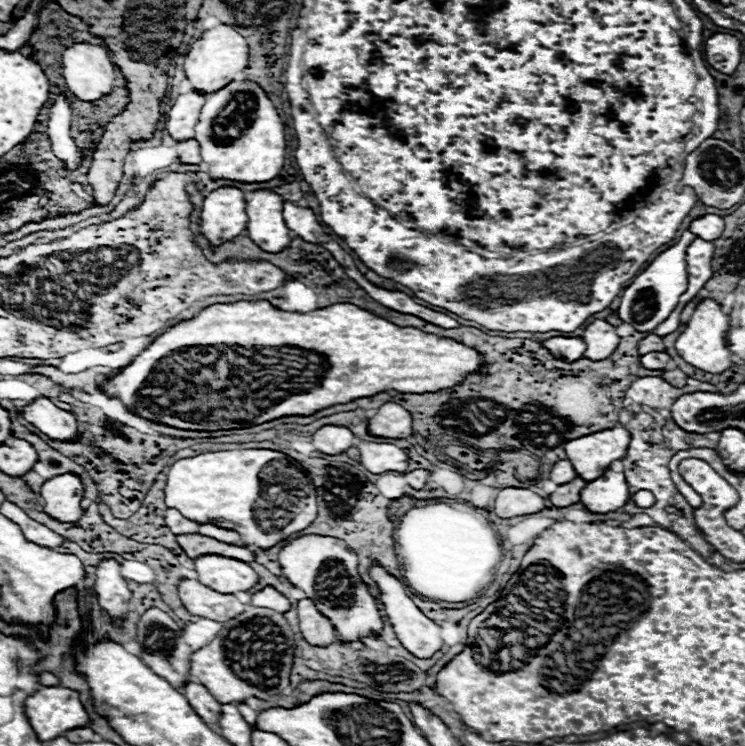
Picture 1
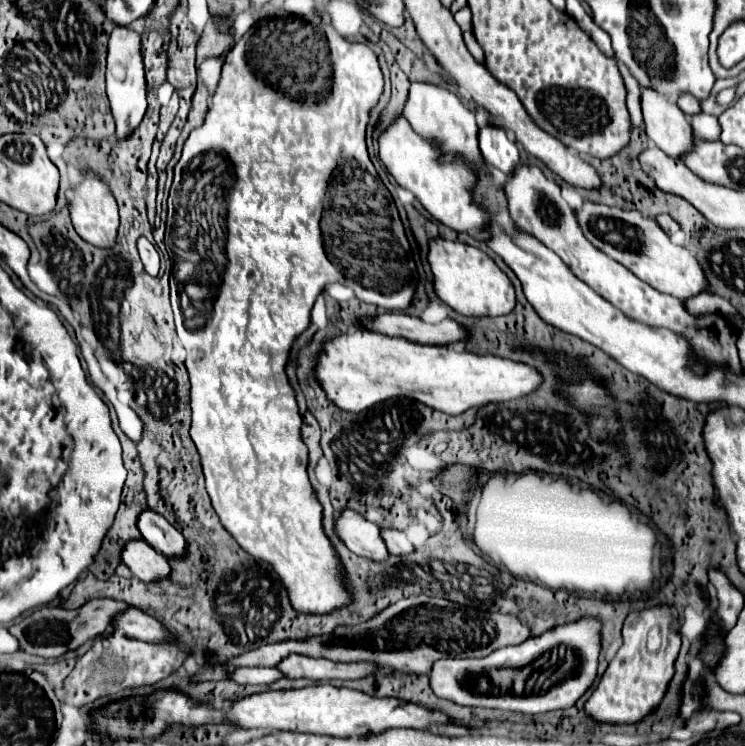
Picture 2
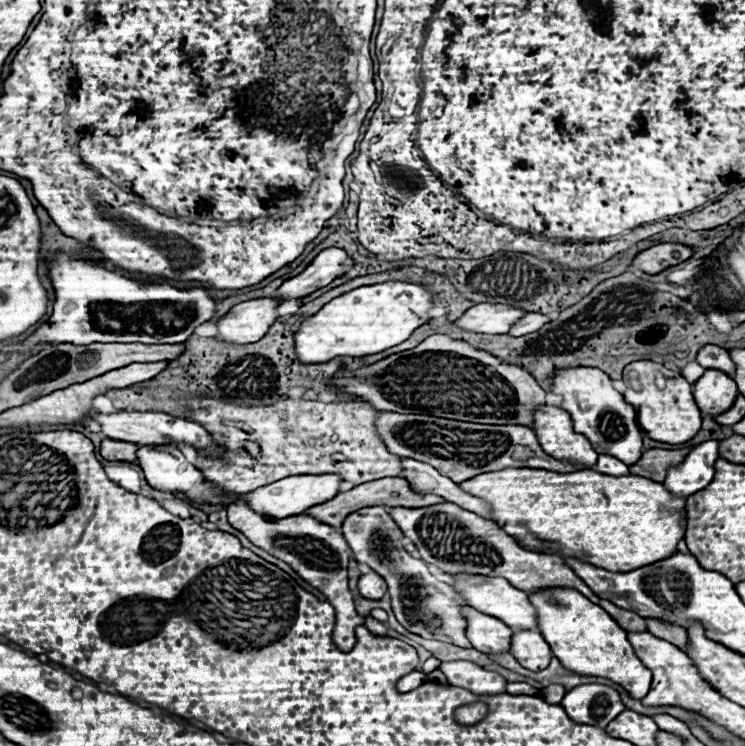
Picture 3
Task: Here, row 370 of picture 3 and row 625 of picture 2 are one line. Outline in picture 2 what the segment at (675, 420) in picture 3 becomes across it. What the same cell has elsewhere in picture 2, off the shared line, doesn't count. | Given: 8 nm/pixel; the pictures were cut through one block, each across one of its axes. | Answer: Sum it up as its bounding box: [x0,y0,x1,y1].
[586,604,680,724]

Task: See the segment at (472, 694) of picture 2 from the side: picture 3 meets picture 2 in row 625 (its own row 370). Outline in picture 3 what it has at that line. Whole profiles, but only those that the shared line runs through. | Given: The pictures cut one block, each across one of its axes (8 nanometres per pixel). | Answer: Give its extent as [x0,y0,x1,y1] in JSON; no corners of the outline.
[552,366,642,464]

